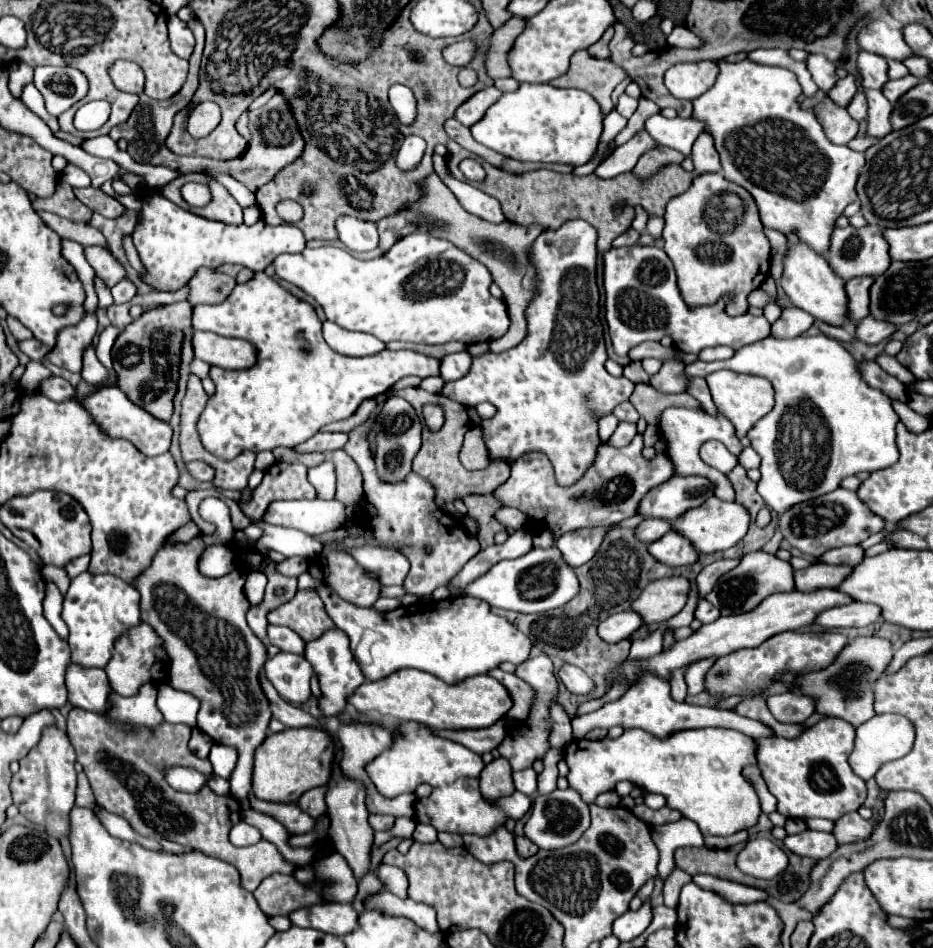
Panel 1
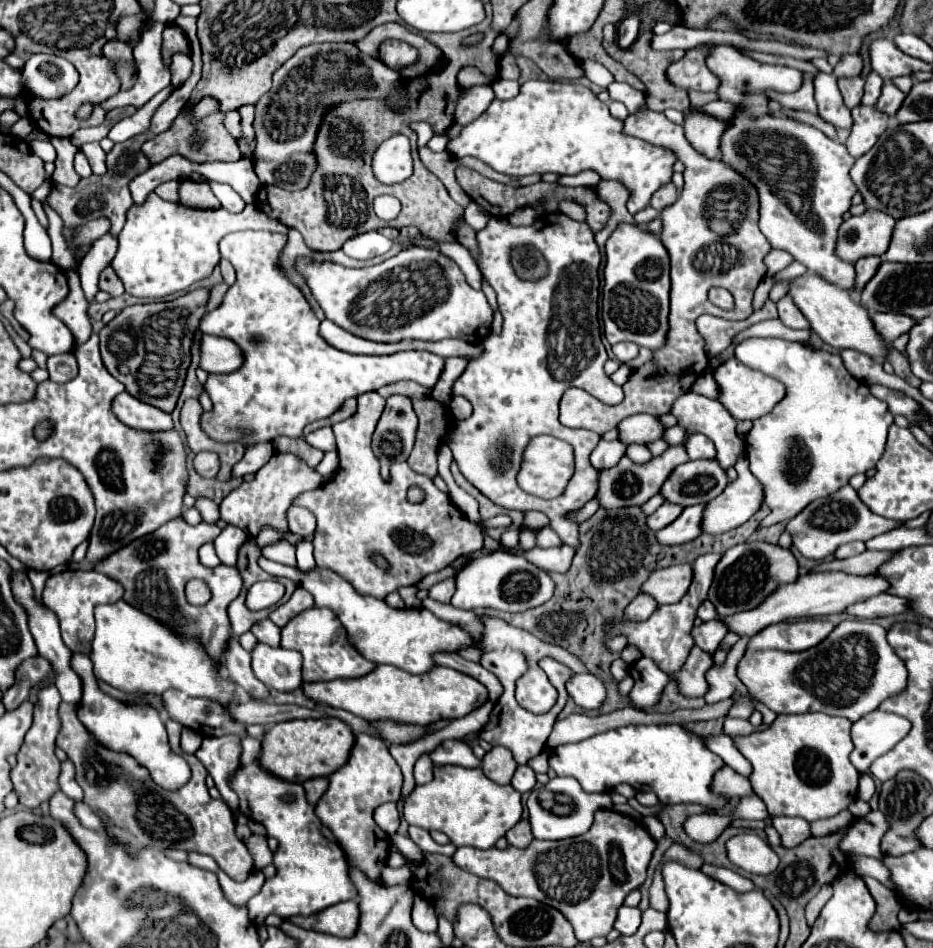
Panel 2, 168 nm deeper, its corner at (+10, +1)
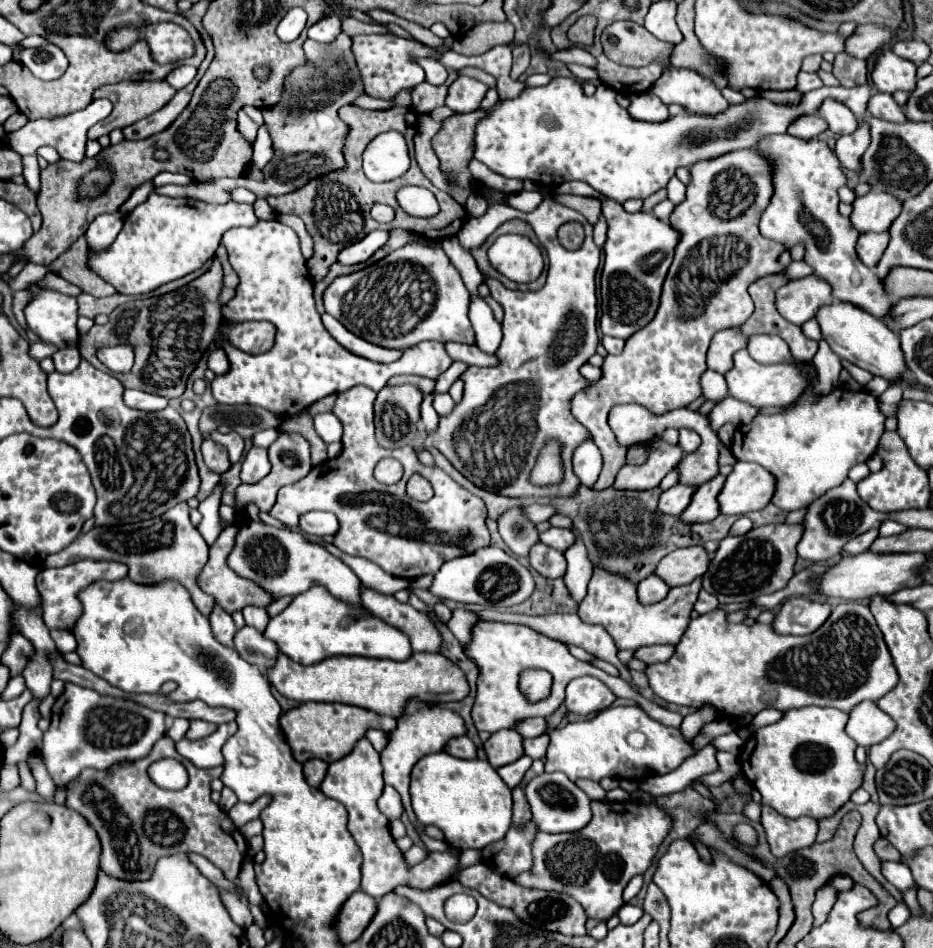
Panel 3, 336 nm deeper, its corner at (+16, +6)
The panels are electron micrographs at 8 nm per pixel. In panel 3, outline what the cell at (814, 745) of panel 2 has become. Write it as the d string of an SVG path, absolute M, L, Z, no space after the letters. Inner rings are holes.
M804 707L804 709L792 709L792 711L784 713L780 721L776 721L776 723L772 723L772 725L768 725L768 727L762 727L760 731L756 731L754 737L744 743L742 753L738 755L738 759L740 759L740 767L742 767L744 777L760 791L762 803L764 803L764 805L770 805L770 807L776 809L780 815L790 817L790 819L804 817L804 815L806 815L806 817L814 817L814 819L824 819L824 817L834 815L834 813L850 799L852 791L856 791L856 789L862 785L862 775L864 775L864 767L860 767L860 765L856 763L856 759L854 759L856 743L854 743L854 741L846 735L846 731L844 731L846 721L848 721L848 715L842 713L842 711L838 711L838 709L828 709L828 707Z

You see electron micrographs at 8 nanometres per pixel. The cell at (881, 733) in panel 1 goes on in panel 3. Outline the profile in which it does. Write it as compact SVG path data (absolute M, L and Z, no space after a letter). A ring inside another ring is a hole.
M864 701L864 705L856 705L846 725L848 737L852 737L856 745L864 749L870 749L872 745L890 737L894 729L896 729L896 721L888 713L878 709L878 705L872 701Z

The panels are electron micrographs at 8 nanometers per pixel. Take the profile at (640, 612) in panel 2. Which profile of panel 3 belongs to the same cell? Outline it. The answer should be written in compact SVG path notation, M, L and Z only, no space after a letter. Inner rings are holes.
M650 575L638 583L638 599L642 605L652 605L652 603L662 601L668 595L668 591L670 589L656 575Z

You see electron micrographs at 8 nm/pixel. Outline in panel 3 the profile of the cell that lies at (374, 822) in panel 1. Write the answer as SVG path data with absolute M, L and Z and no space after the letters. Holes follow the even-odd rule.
M390 785L384 787L384 793L378 799L378 809L386 815L388 821L394 821L402 815L402 801L400 801L400 795L396 793L396 789L392 789Z

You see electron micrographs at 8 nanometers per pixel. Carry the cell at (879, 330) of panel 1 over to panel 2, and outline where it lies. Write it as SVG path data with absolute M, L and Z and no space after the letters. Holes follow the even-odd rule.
M872 314L872 320L880 336L886 338L886 342L892 342L898 336L910 332L910 328L916 324L916 320L906 314Z

